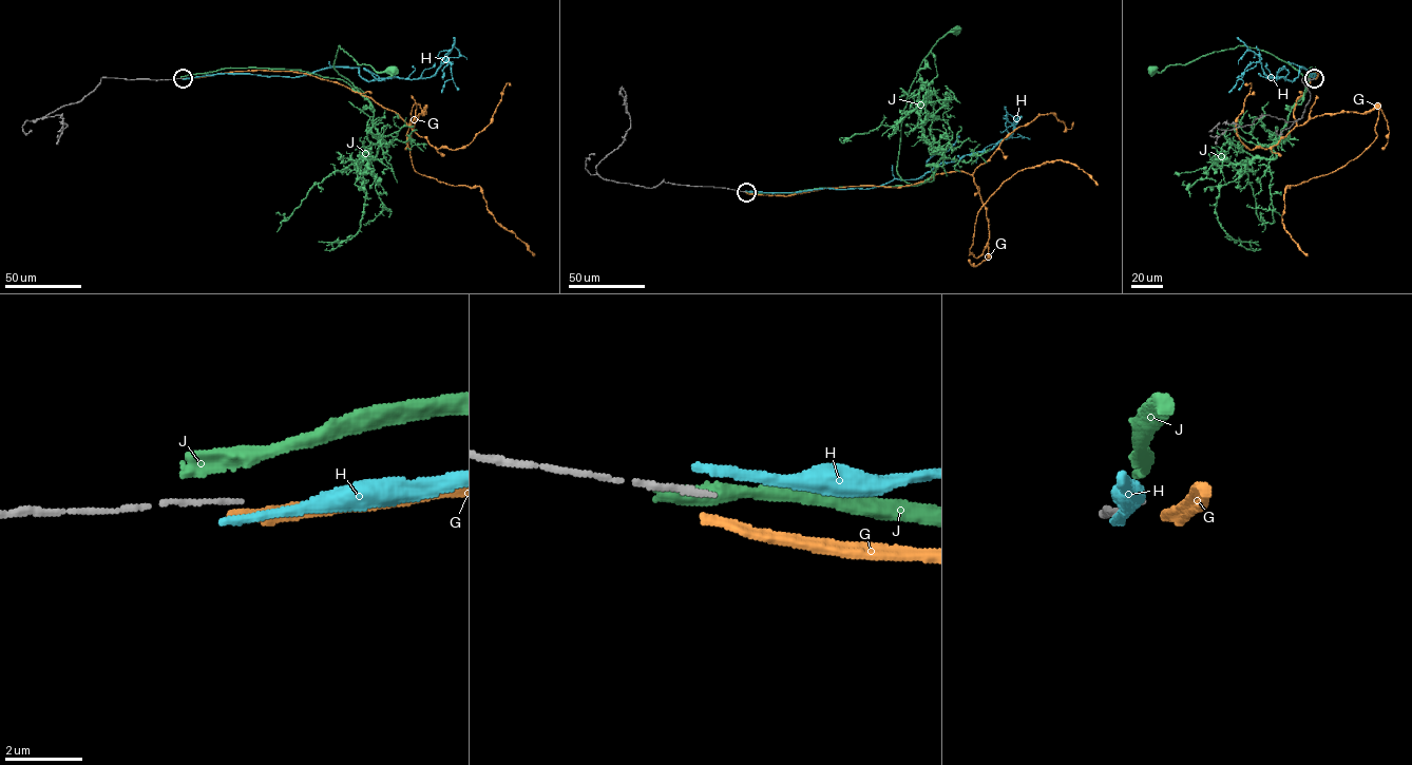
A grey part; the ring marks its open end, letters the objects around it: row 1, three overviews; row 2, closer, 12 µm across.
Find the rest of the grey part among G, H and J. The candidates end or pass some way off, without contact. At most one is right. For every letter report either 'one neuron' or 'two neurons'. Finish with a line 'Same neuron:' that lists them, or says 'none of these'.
G: two neurons
H: two neurons
J: two neurons
Same neuron: none of these

